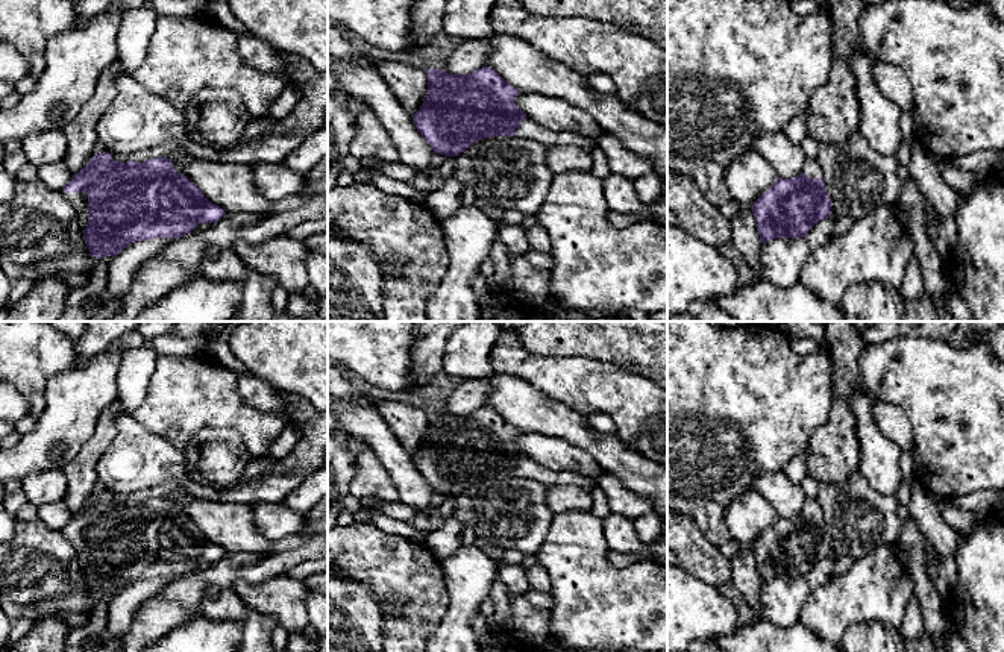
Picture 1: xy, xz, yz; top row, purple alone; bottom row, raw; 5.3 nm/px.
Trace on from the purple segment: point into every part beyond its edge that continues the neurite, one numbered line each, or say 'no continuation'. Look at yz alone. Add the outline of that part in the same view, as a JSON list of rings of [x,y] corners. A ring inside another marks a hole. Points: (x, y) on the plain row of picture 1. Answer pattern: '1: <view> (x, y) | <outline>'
1: yz (812, 508) | [[[814,497],[805,499],[802,514],[807,517],[824,517],[824,511]]]

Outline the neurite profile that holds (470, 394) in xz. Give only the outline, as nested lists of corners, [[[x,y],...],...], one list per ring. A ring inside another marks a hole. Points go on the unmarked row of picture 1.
[[[488,378],[466,379],[444,399],[447,414],[469,414],[485,406],[488,399]]]

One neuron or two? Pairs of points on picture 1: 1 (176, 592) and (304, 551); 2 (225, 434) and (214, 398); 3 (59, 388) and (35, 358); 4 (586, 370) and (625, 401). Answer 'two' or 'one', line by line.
1: one
2: two
3: two
4: one

